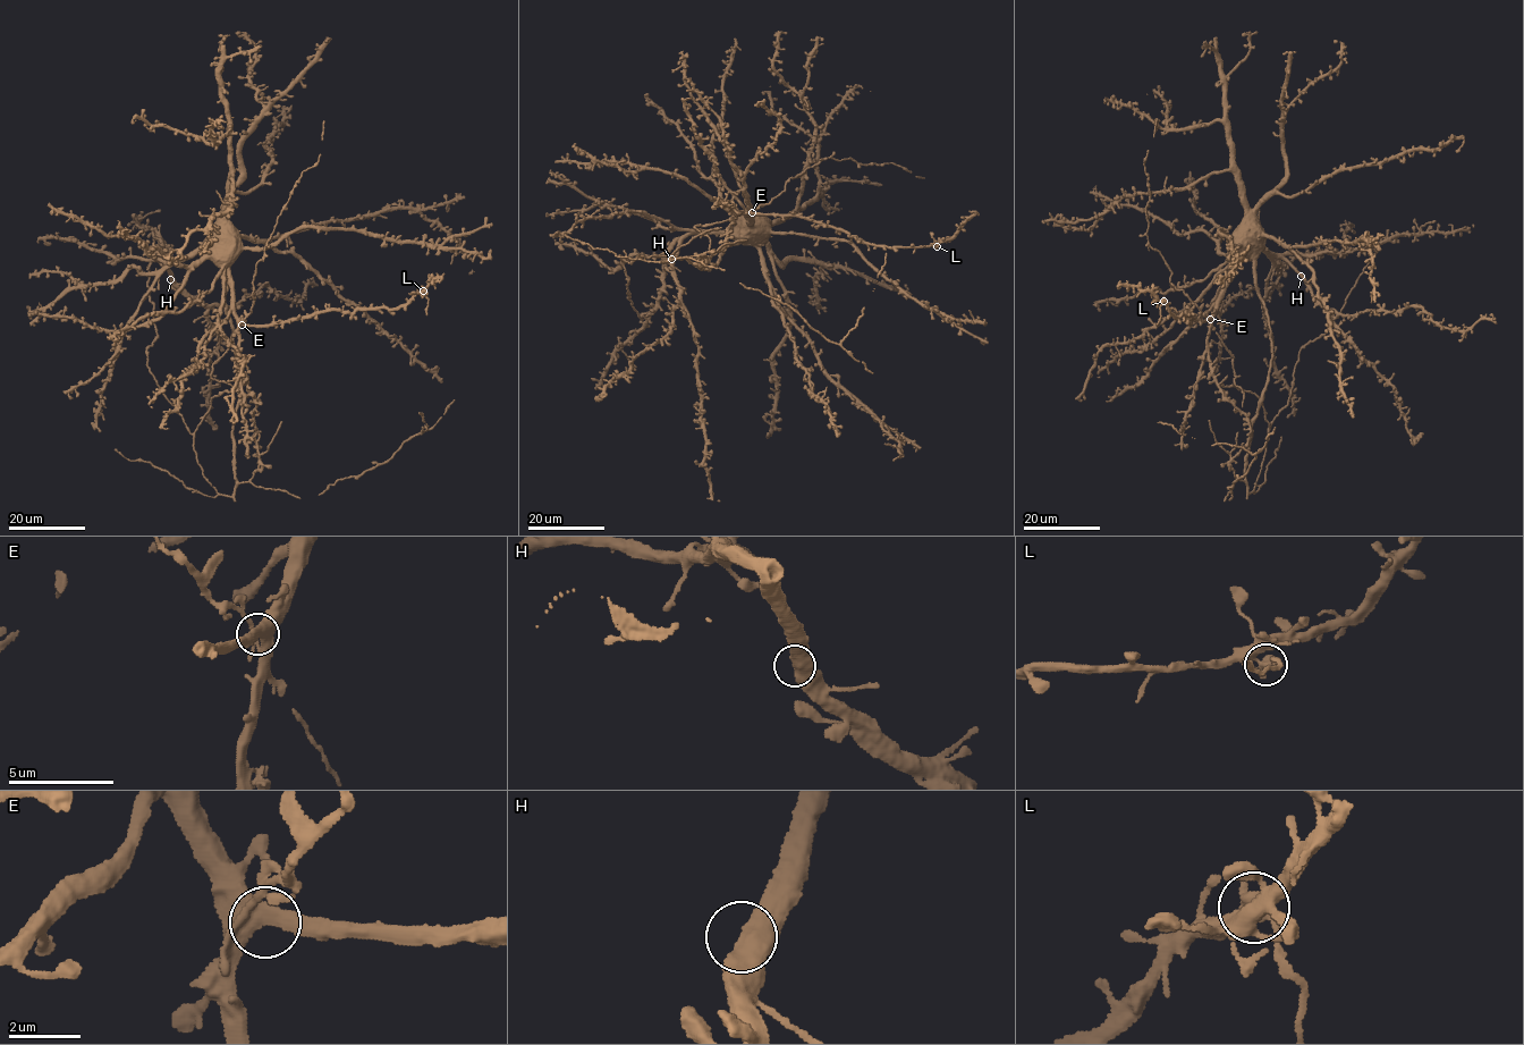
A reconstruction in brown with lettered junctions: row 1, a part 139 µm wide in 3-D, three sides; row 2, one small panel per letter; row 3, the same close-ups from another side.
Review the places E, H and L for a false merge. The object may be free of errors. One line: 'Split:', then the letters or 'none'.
Split: L

